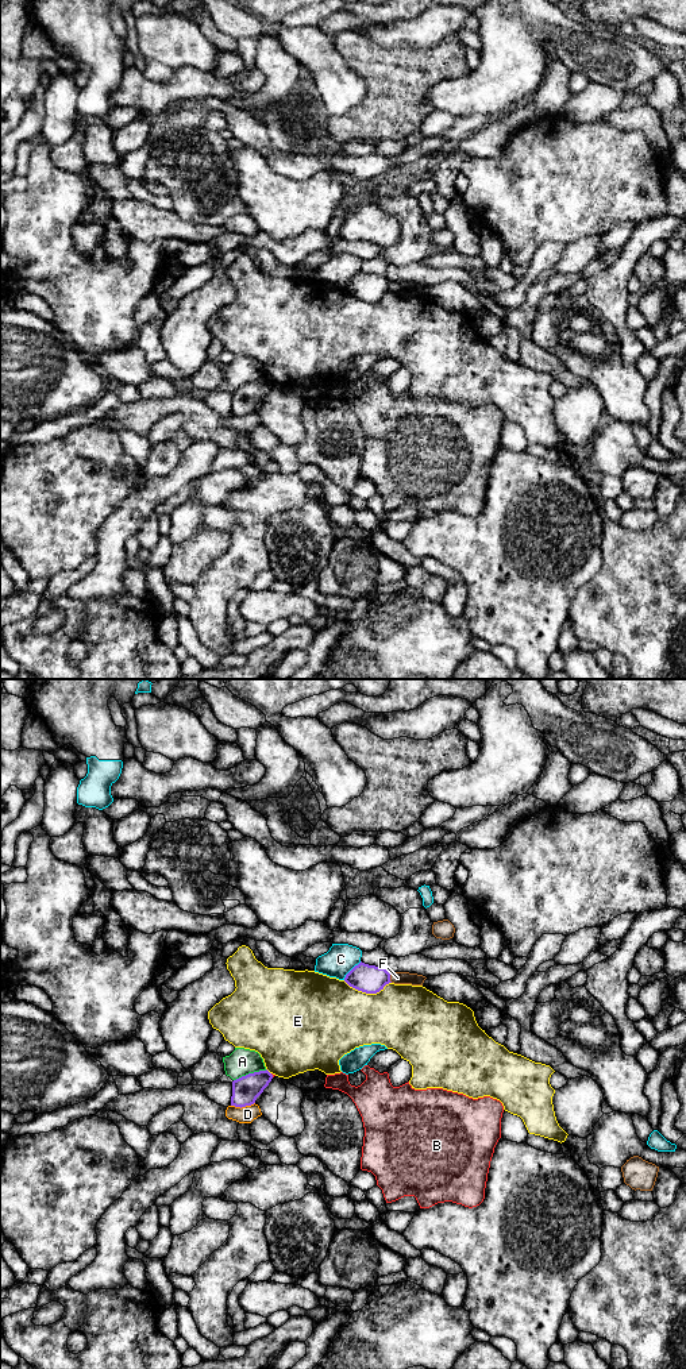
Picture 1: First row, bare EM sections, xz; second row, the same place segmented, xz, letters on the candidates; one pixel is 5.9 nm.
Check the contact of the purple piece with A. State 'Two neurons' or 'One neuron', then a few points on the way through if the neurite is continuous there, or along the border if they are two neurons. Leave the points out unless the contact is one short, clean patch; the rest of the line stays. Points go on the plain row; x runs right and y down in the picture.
Two neurons

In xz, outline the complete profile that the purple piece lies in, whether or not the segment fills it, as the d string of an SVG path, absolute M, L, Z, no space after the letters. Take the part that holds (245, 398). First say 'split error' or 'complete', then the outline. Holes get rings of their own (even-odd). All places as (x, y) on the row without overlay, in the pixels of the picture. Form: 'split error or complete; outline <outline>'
complete; outline M266 379L248 382L232 390L231 414L246 416L255 412L257 406L271 390L273 383Z

